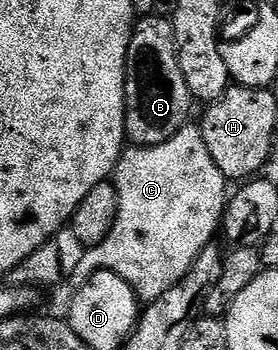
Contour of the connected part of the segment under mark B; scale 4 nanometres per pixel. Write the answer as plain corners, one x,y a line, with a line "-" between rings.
146,16
134,24
125,64
125,135
137,147
167,143
167,139
174,137
190,120
191,98
187,79
183,79
183,71
179,71
173,22
168,16
157,16

